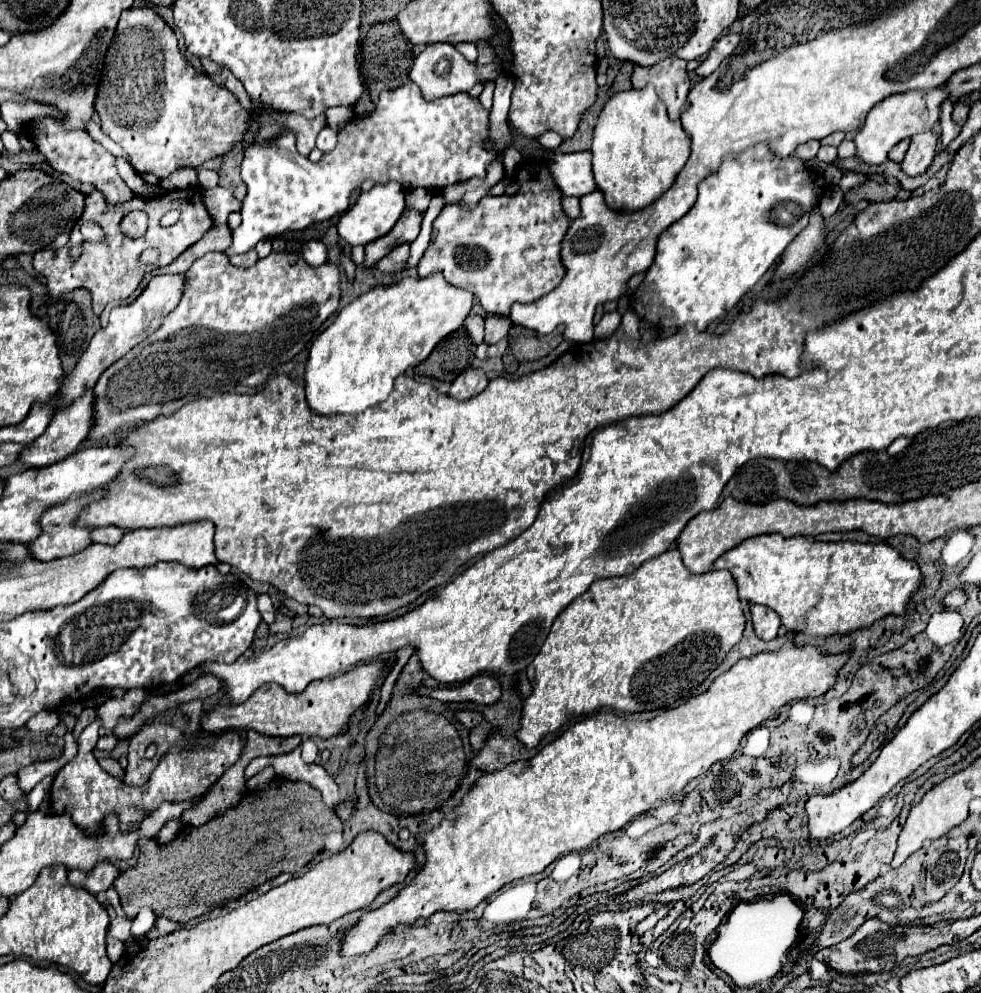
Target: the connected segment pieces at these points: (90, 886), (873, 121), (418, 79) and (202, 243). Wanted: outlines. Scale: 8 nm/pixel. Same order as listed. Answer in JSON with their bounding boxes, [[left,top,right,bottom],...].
[[67,864,119,896],[853,88,945,164],[409,44,503,100],[141,224,231,288]]

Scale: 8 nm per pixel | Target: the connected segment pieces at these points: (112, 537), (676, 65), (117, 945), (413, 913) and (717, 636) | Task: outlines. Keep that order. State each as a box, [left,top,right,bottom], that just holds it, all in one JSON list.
[[93,526,125,544],[631,58,691,120],[107,936,125,962],[343,642,847,956],[517,552,745,748]]

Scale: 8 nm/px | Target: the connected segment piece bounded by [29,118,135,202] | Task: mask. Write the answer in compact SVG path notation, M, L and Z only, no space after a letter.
M37 118L29 126L29 134L35 140L37 150L45 154L45 158L49 160L49 164L57 172L65 172L77 182L93 184L97 190L101 190L105 194L105 198L109 202L125 202L125 200L131 200L135 196L133 190L127 188L125 182L121 180L121 176L117 174L117 168L113 164L113 156L107 150L103 150L95 140L91 140L87 132L81 132L81 130L65 132L61 126L55 124L55 120Z

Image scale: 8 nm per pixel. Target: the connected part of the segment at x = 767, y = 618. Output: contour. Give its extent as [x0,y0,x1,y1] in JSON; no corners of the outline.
[751,604,779,640]

